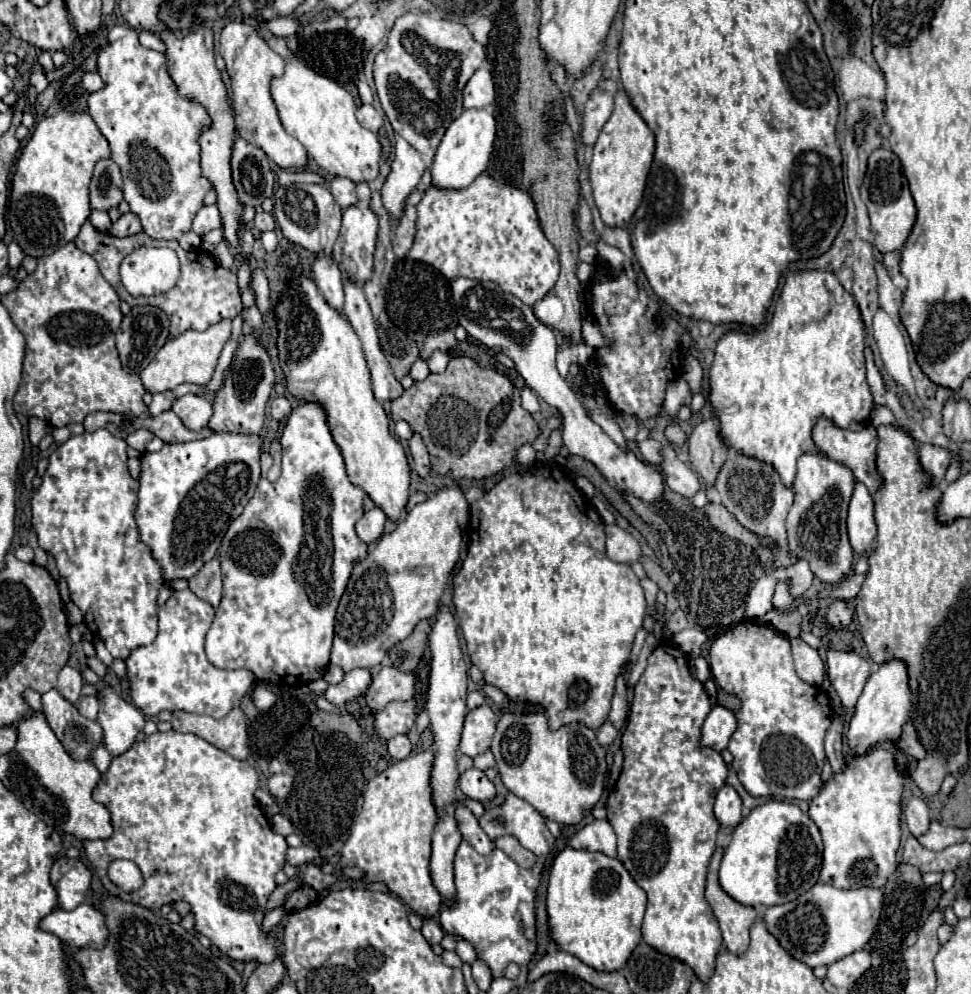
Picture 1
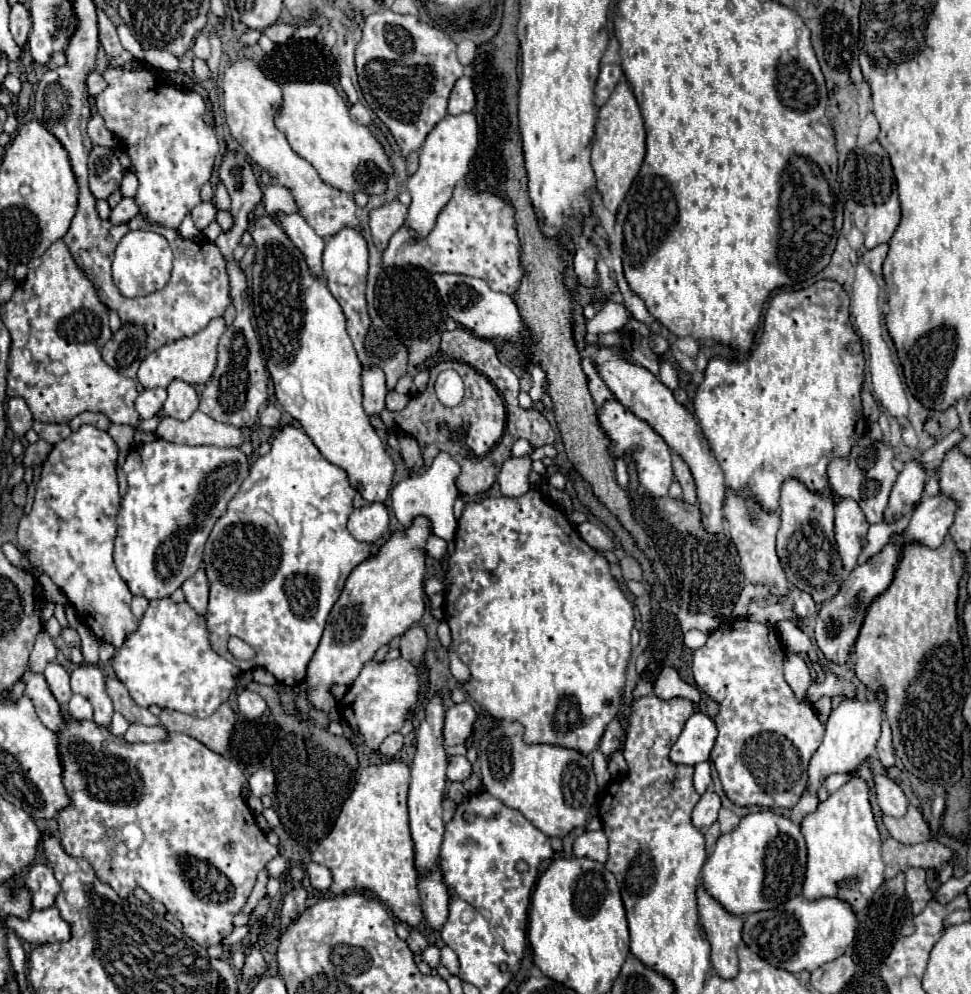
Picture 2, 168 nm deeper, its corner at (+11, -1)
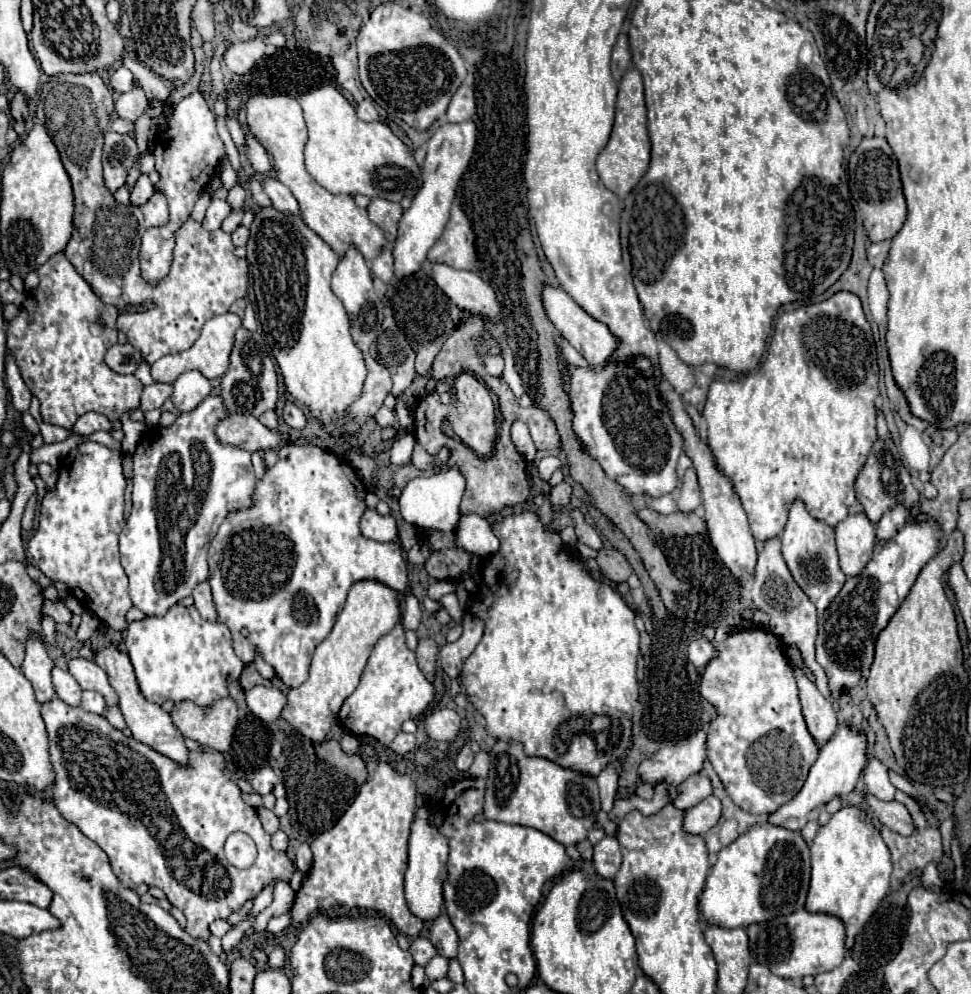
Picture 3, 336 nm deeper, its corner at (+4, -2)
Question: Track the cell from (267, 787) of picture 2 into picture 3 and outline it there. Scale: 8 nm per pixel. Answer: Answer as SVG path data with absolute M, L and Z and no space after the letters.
M265 766L265 768L261 768L261 770L255 772L251 784L253 784L255 792L263 796L263 794L269 794L275 788L275 784L280 781L281 777L279 774L271 766Z

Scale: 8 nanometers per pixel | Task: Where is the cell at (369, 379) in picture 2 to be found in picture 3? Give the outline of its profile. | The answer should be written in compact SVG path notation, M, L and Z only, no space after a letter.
M381 406L381 408L377 410L377 414L375 414L375 422L377 422L381 428L385 428L385 426L395 426L395 424L397 424L397 416L395 416L395 412L389 410L387 406Z

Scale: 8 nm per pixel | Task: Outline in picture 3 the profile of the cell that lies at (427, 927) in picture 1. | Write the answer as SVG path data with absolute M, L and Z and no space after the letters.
M425 936L413 938L413 940L411 940L411 948L409 948L409 952L411 952L415 964L419 964L419 966L425 966L425 964L437 954L435 946L433 946L431 940L425 938Z

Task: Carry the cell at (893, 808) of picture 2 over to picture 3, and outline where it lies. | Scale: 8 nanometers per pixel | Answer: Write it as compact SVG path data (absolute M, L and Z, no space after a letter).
M871 758L863 770L863 780L865 780L865 786L867 790L877 796L879 800L883 802L891 802L895 800L895 792L897 788L889 782L889 776L887 776L887 766L877 760L877 758Z

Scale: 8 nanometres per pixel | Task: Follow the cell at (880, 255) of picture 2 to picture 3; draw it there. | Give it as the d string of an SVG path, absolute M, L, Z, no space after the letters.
M885 240L885 242L871 244L867 248L867 258L873 268L881 268L885 264L885 258L889 256L889 246L891 246L891 240Z

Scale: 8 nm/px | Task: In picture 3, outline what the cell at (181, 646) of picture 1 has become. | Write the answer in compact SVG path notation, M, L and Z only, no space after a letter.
M175 604L165 616L147 616L139 622L131 622L125 636L125 648L129 652L141 694L155 704L163 704L165 700L173 700L175 704L191 700L197 706L211 706L211 702L229 696L229 684L241 676L245 666L233 652L227 626L223 622L203 620L195 606Z

